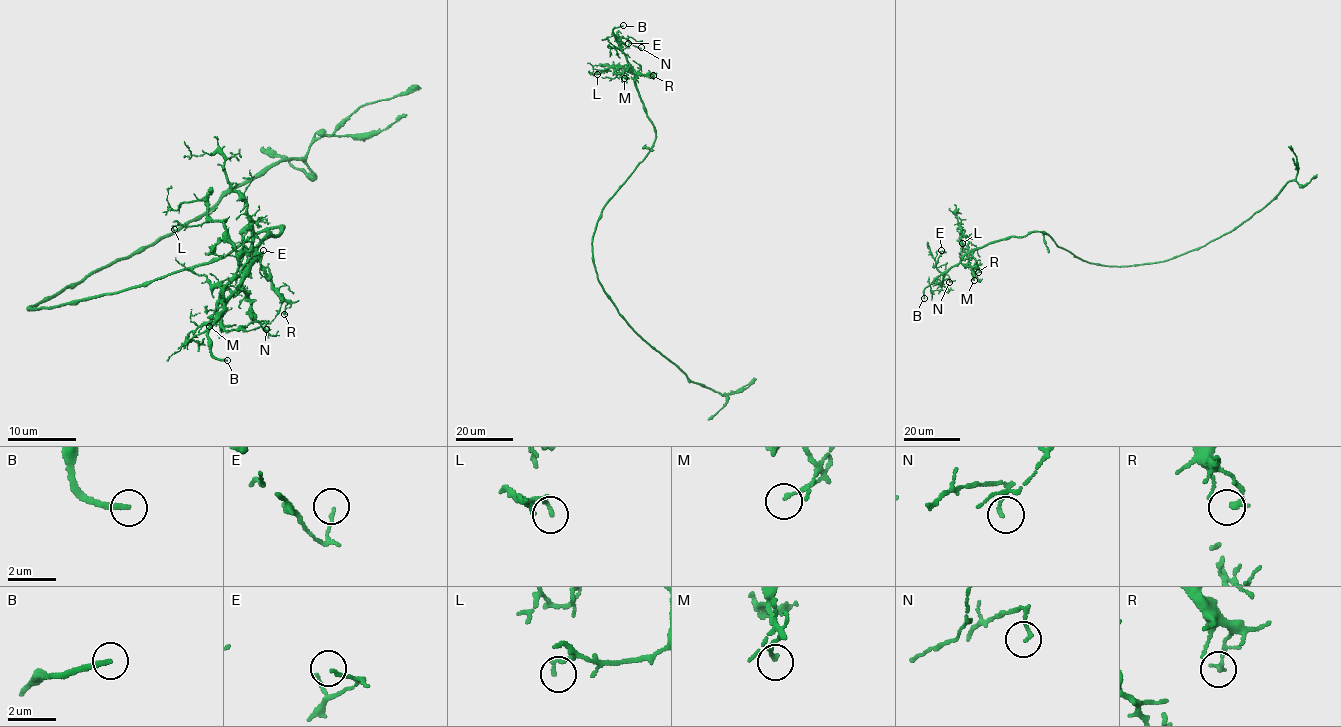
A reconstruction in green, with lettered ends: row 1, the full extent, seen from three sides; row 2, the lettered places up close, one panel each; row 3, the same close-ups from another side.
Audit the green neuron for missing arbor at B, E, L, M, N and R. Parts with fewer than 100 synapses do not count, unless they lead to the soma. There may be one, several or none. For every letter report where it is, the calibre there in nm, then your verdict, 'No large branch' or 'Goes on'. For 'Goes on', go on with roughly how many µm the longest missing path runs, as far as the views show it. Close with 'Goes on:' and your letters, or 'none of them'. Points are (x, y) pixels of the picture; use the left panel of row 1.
B: Place: (227, 360). Thickness 240 nm. Goes on. Missing length about 25 µm
E: Place: (263, 250). Thickness 110 nm. No large branch
L: Place: (174, 229). Thickness 130 nm. No large branch
M: Place: (209, 326). Thickness 170 nm. No large branch
N: Place: (266, 329). Thickness 130 nm. No large branch
R: Place: (284, 314). Thickness 220 nm. No large branch
Goes on: B

